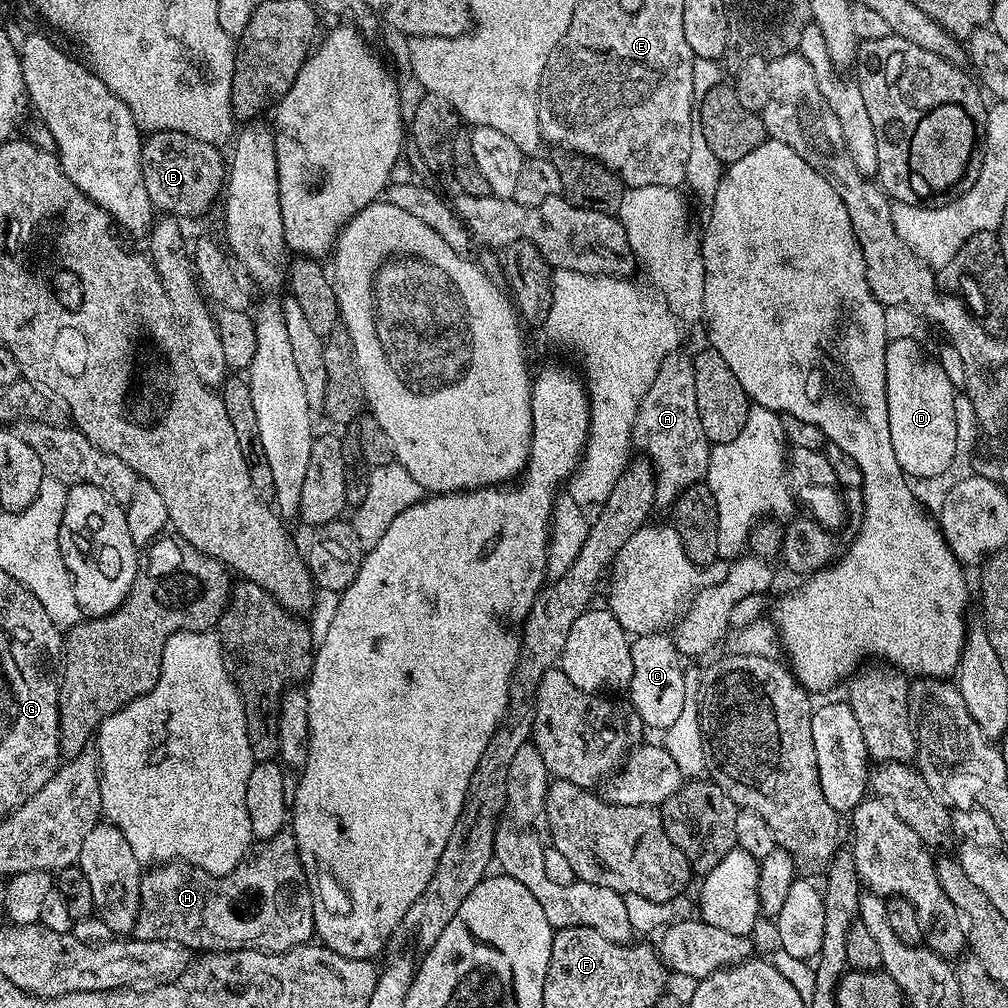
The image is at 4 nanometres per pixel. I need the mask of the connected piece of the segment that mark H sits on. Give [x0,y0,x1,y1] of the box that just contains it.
[134,830,316,952]

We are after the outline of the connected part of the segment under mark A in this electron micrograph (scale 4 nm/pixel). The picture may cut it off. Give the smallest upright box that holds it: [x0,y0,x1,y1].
[632,350,712,509]

